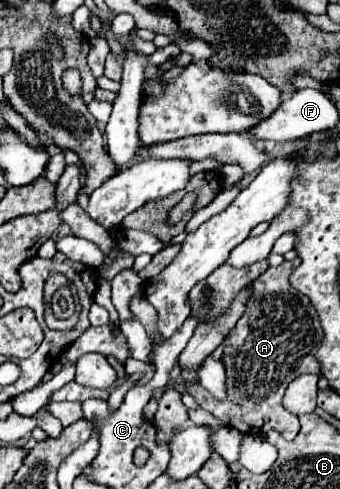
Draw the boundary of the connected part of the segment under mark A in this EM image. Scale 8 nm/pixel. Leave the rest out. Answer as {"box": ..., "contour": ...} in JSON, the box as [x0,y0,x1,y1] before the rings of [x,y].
{"box":[181,258,323,438],"contour":[[[299,258],[283,262],[277,268],[267,268],[267,272],[253,280],[247,310],[231,330],[227,352],[223,352],[223,364],[227,370],[227,400],[213,400],[213,396],[195,382],[193,372],[181,374],[189,394],[203,410],[245,434],[267,434],[275,428],[285,438],[295,436],[299,432],[299,420],[283,408],[283,394],[289,382],[293,382],[299,374],[319,372],[317,348],[323,342],[323,328],[317,310],[309,304],[307,296],[295,292],[289,284],[289,276],[297,266]]]}

